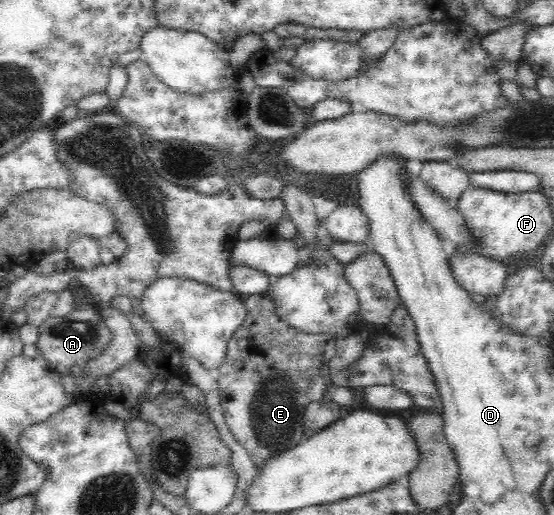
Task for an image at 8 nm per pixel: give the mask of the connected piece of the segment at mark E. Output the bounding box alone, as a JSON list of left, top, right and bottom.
[218,288,338,470]

